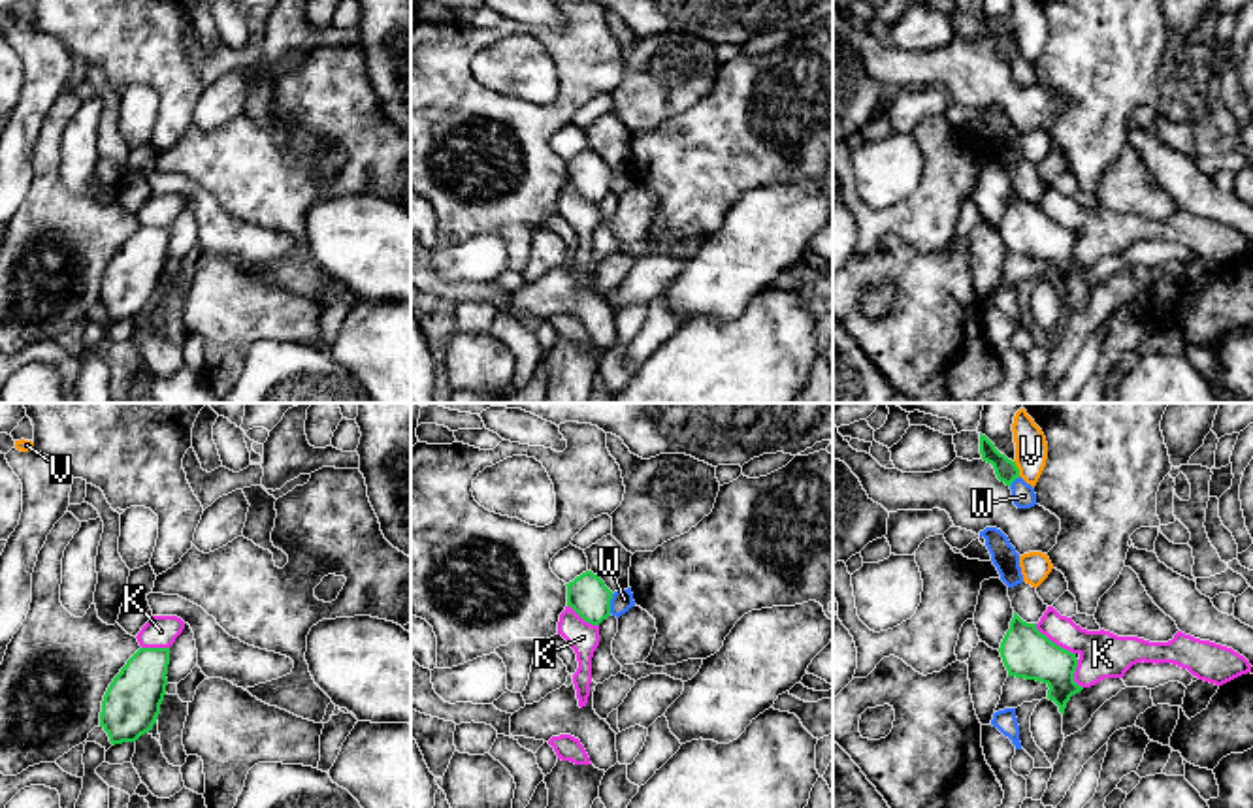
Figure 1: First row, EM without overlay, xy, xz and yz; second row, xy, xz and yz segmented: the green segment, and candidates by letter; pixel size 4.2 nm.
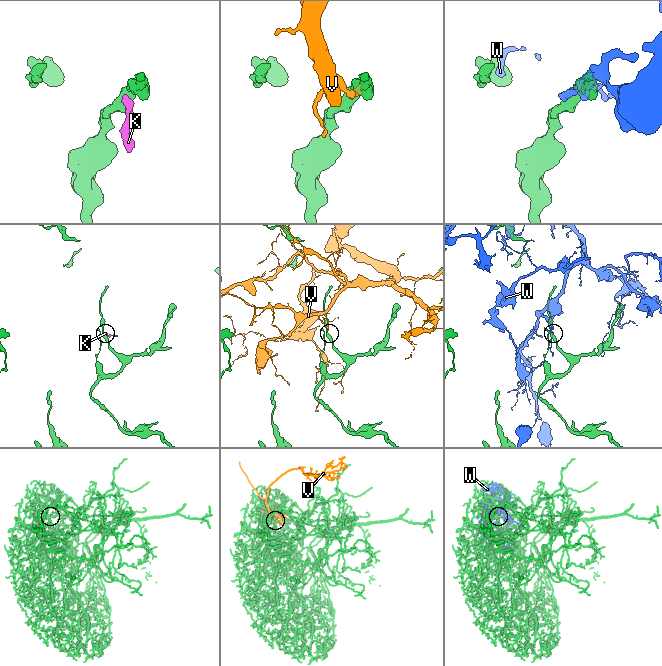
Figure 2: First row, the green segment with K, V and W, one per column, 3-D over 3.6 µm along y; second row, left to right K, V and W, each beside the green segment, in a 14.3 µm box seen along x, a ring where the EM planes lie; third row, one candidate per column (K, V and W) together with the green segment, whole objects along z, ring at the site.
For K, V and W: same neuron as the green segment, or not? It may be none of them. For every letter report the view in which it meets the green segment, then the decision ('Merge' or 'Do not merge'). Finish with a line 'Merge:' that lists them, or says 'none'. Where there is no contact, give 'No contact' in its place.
K: Touches green in yz. Do not merge
V: Touches green in yz. Do not merge
W: Touches green in xz. Do not merge
Merge: none

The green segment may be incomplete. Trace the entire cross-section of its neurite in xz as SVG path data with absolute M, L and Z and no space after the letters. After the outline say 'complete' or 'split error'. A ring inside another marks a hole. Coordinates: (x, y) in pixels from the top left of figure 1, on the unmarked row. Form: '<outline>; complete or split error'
M592 149L582 151L567 164L567 185L584 200L599 203L610 194L612 170Z; complete

